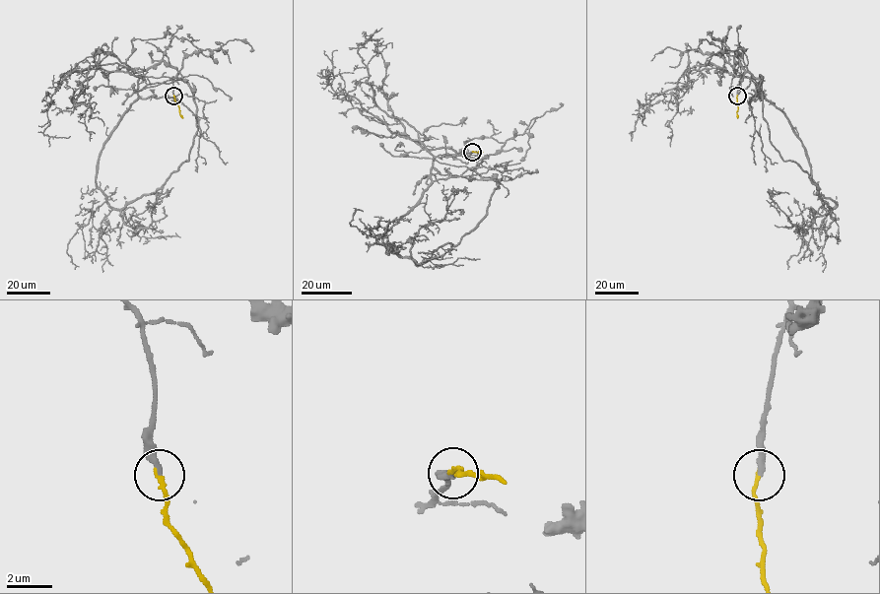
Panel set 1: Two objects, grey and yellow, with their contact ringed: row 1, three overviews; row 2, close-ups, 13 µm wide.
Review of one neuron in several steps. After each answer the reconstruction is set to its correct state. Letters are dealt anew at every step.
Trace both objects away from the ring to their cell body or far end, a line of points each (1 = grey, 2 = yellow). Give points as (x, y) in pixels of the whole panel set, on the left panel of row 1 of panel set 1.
1: (174, 96), (169, 78), (141, 76), (97, 166), (97, 186), (126, 225), (152, 223), (161, 193), (152, 194)
2: (174, 96), (183, 118)

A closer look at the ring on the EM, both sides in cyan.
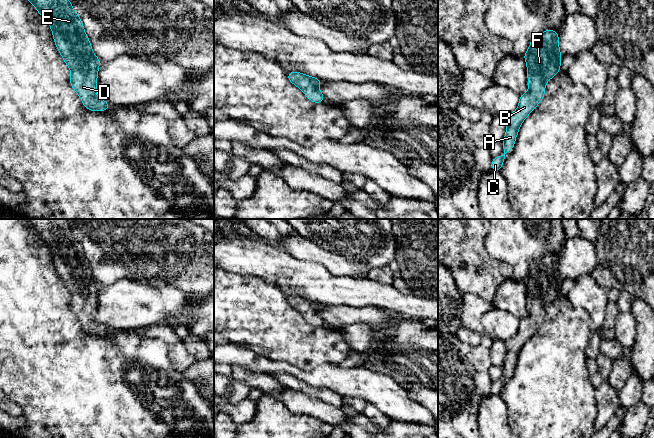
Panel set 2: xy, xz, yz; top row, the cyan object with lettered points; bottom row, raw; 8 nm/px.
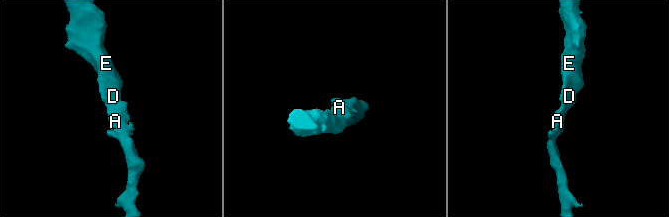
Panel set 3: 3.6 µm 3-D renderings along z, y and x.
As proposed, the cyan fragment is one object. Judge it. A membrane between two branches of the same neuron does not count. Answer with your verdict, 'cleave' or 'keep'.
keep

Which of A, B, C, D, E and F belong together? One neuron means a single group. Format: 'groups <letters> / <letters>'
groups A B C D E F

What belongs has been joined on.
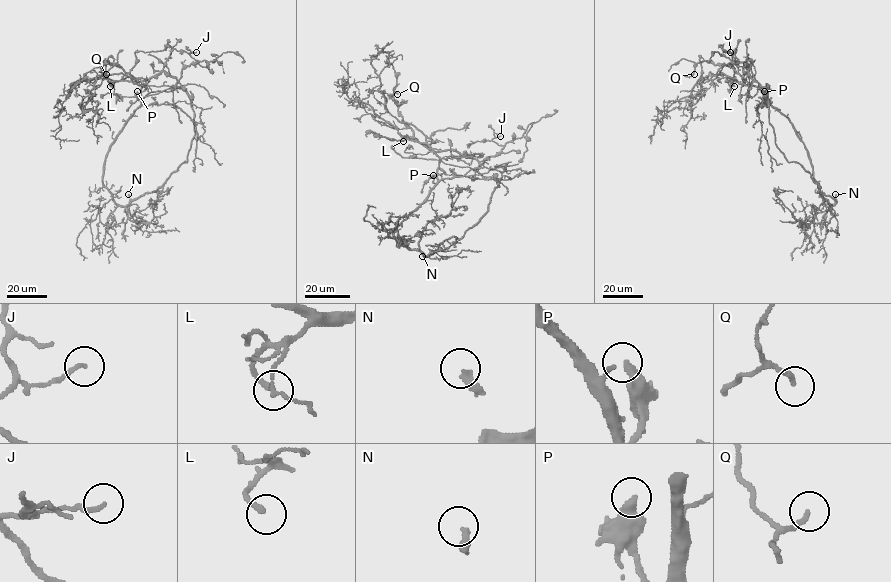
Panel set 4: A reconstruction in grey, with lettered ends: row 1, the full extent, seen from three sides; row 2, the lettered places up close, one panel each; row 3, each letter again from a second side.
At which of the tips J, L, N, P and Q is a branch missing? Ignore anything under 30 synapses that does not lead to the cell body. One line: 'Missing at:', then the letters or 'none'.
Missing at: N

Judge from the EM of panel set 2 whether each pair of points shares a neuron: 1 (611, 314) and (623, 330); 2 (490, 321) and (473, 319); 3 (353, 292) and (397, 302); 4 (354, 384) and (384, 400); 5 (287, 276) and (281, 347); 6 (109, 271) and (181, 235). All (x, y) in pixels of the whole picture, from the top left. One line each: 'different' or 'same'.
1: different
2: different
3: same
4: same
5: different
6: same

